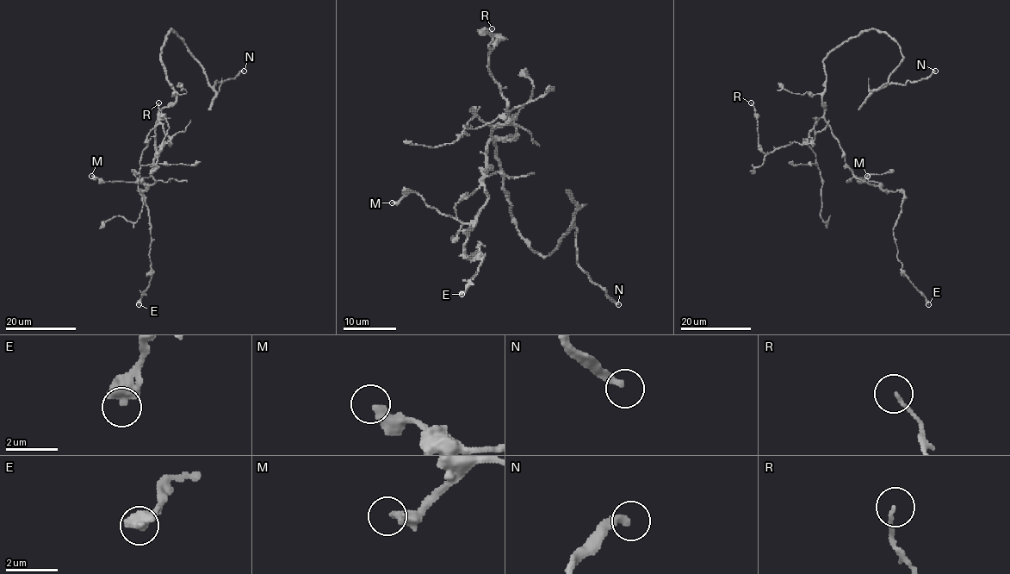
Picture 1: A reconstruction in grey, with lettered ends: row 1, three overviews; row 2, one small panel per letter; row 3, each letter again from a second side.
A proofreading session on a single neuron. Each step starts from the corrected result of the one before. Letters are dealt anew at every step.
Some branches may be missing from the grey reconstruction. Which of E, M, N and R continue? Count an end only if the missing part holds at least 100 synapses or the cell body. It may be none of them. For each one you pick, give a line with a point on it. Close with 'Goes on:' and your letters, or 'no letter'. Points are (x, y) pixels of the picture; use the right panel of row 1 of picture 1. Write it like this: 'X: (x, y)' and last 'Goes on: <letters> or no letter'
N: (935, 71)
Goes on: N

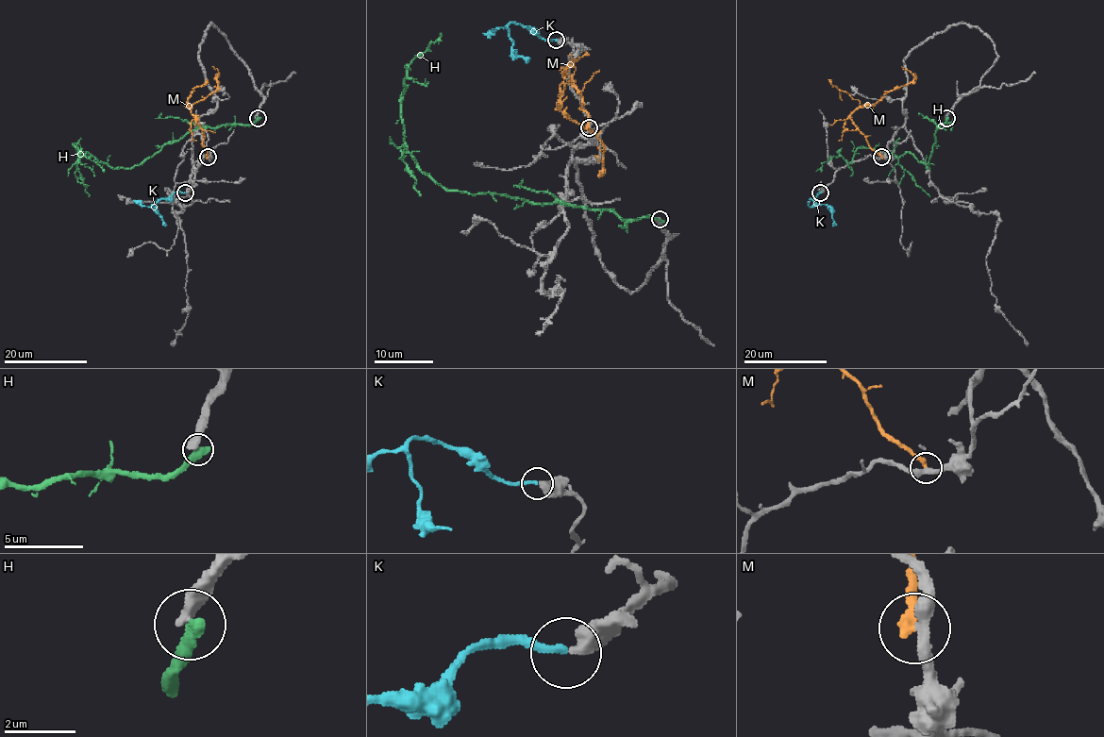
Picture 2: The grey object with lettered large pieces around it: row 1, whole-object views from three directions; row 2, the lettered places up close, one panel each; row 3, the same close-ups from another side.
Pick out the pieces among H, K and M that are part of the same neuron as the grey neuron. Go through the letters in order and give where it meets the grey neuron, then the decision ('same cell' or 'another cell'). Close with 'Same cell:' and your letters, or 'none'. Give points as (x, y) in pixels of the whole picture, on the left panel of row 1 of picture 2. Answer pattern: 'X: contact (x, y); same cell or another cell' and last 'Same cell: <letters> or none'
H: contact (258, 118); another cell
K: contact (185, 192); same cell
M: contact (208, 157); another cell
Same cell: K

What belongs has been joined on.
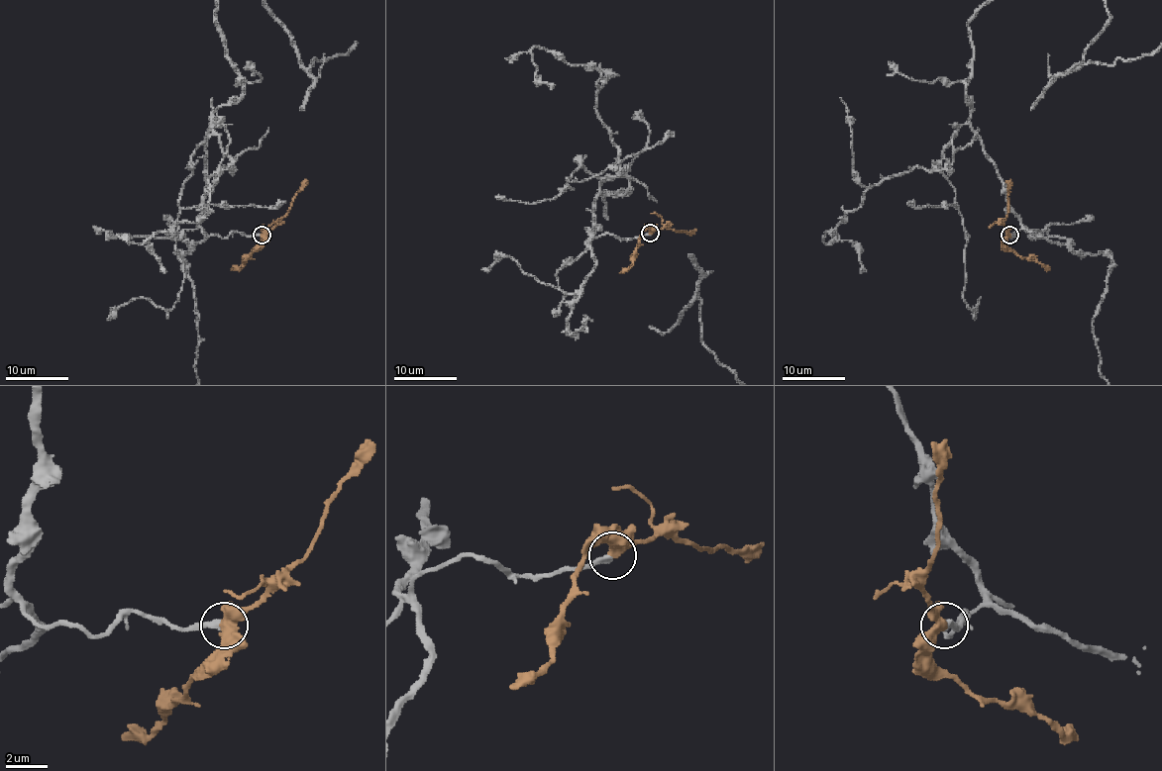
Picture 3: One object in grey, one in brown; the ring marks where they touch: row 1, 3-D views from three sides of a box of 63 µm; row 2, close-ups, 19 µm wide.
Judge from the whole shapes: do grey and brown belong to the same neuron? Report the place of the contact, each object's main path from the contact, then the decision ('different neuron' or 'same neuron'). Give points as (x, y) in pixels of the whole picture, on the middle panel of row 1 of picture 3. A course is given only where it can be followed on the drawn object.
place (650, 233); course brown (651, 234), (670, 228), (694, 234); same neuron

